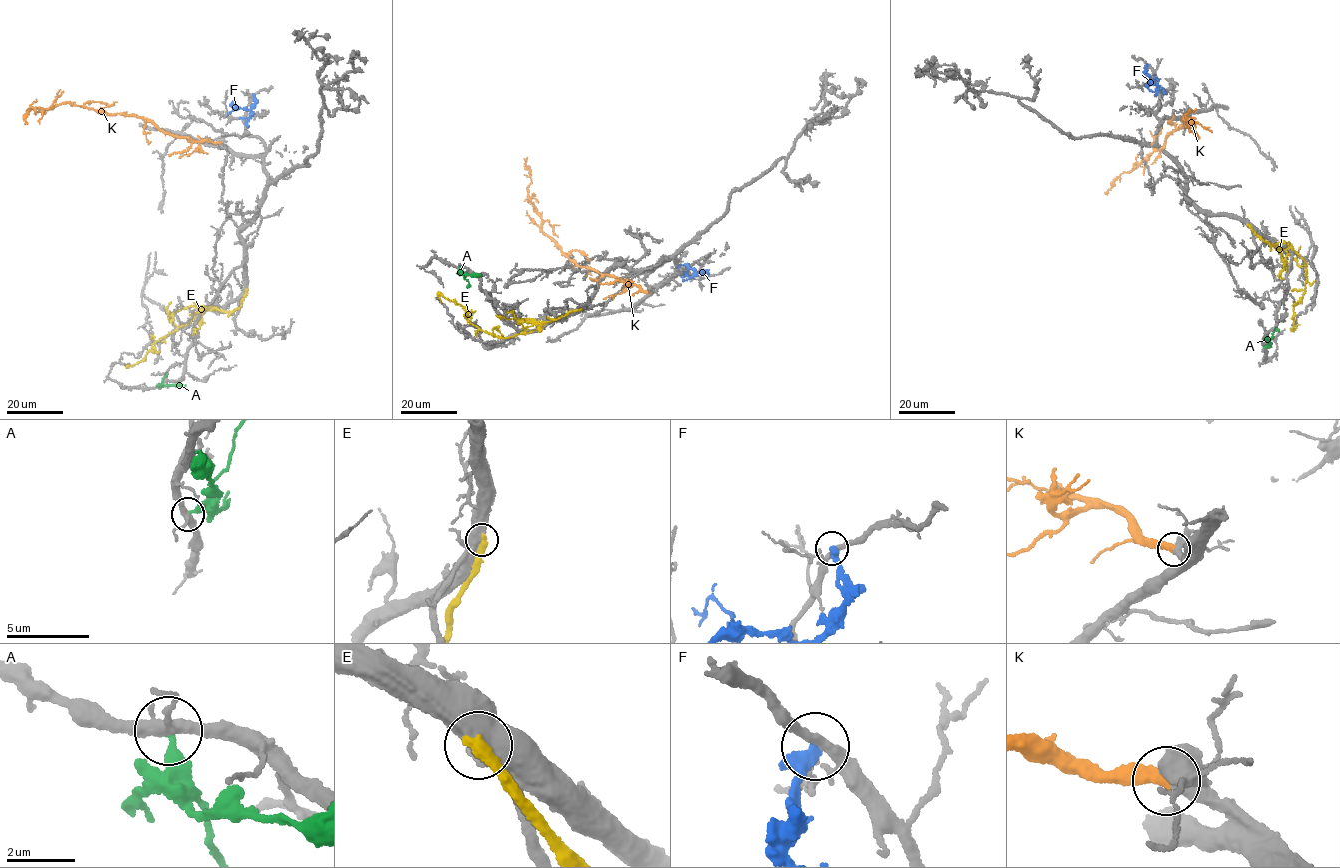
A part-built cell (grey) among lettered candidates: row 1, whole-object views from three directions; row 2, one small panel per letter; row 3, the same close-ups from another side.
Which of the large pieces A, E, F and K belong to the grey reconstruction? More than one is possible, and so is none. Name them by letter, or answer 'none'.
K

